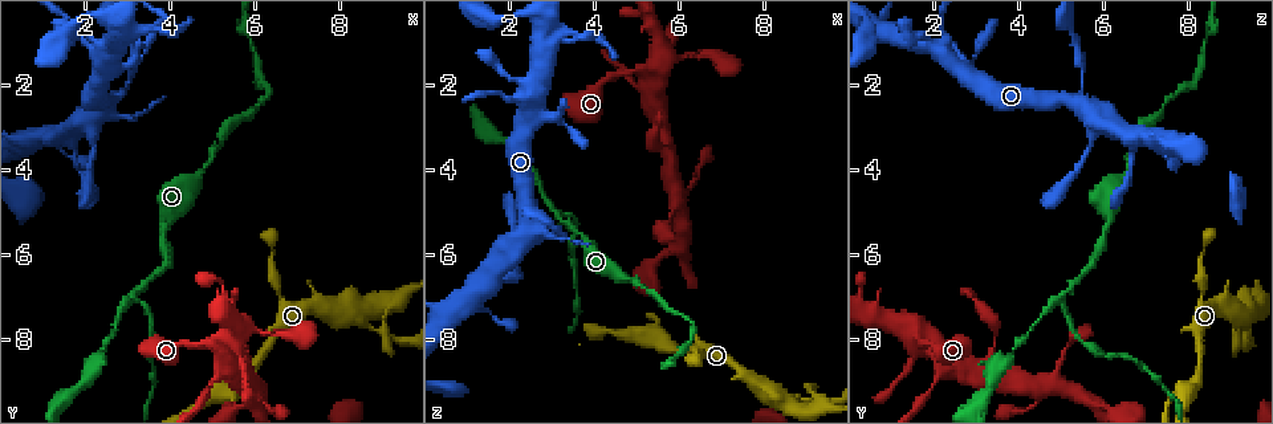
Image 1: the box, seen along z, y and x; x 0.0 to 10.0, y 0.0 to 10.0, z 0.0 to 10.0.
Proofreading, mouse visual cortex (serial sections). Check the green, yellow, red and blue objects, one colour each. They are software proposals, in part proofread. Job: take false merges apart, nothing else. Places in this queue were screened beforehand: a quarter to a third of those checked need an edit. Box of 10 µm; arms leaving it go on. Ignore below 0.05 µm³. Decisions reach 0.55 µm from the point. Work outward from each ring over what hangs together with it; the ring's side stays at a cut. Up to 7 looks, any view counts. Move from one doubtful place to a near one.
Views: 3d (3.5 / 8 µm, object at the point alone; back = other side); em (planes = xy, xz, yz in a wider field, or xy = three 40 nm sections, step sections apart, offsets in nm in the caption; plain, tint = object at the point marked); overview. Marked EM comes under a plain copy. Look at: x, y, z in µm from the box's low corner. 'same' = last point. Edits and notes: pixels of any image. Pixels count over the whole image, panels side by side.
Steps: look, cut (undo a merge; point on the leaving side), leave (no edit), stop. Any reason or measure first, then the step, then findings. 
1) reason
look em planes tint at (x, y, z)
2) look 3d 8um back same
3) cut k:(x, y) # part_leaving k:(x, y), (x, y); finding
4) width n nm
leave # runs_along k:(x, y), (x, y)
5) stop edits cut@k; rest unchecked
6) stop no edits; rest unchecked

a fork
look 3d 8um back at (3.15, 7.00, 5.10)

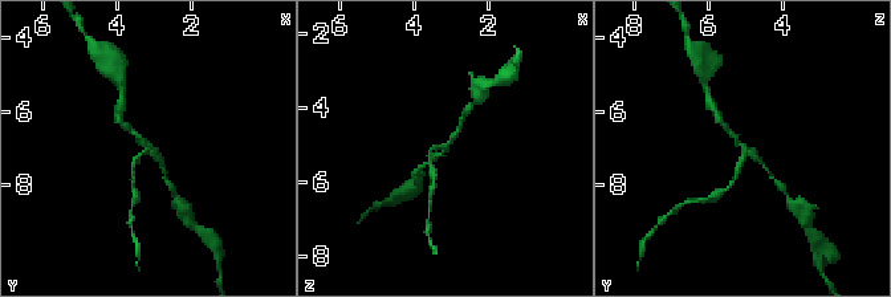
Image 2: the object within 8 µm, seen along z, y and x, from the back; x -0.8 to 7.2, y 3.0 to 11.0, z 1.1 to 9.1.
arms 3; arm_widths 150, 150, 150 nm
look em xy step 5 tint same

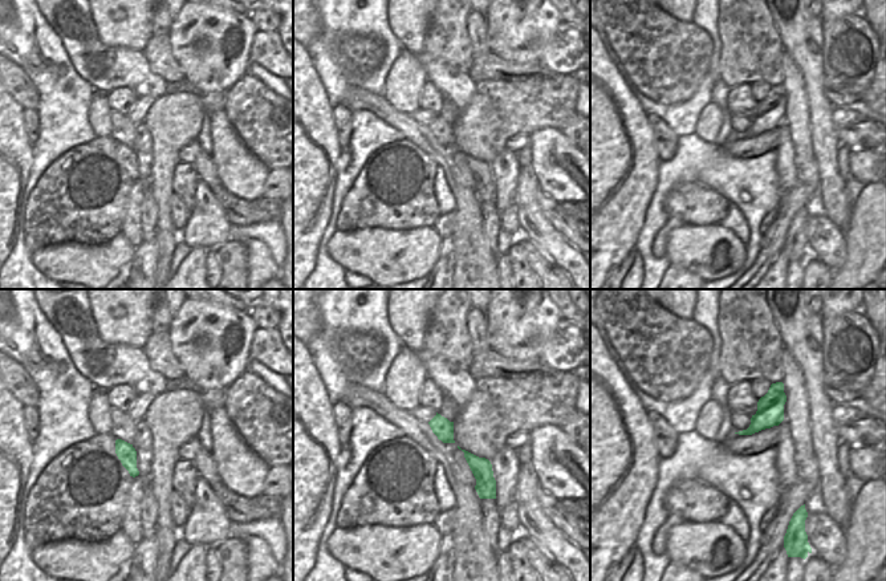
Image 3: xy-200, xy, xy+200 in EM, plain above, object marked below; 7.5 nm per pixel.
cut 2:(737, 170) # a second cell is stuck on

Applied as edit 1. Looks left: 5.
three arms meet
look 3d 3.5um at (2.50, 2.40, 5.45)

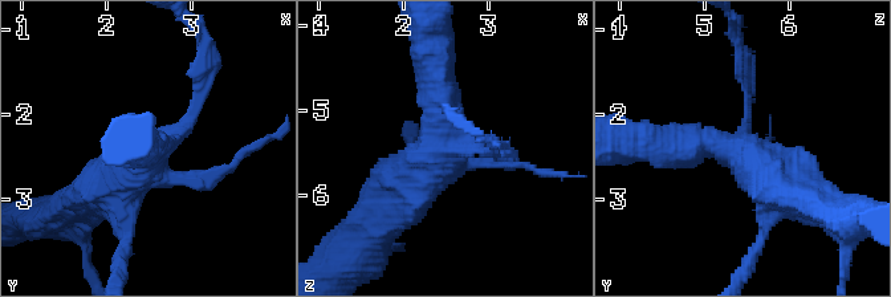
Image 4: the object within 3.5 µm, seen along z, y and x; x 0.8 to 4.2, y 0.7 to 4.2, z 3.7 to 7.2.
now the EM
look em xy step 1 tint at (2.45, 2.45, 5.45)

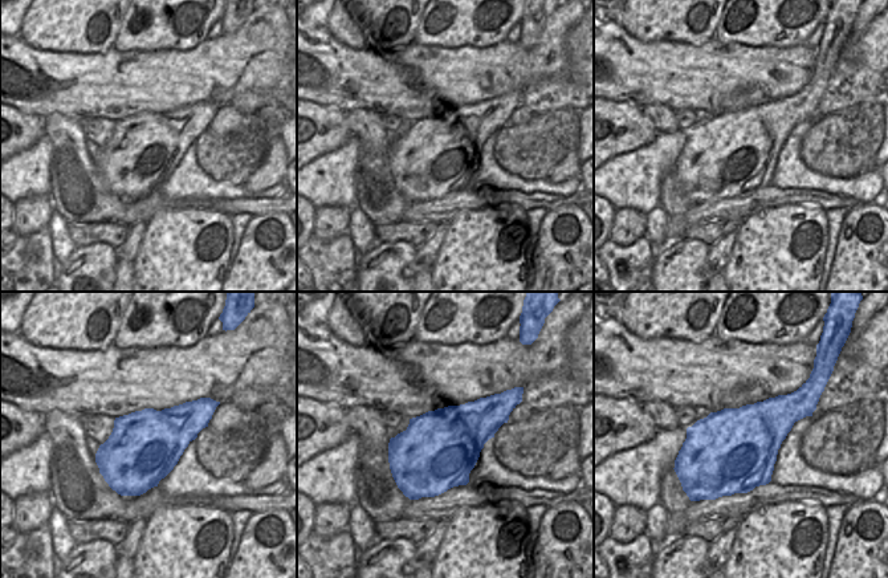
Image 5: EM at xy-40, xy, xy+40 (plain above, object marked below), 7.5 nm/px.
look em xy step 2 tint same

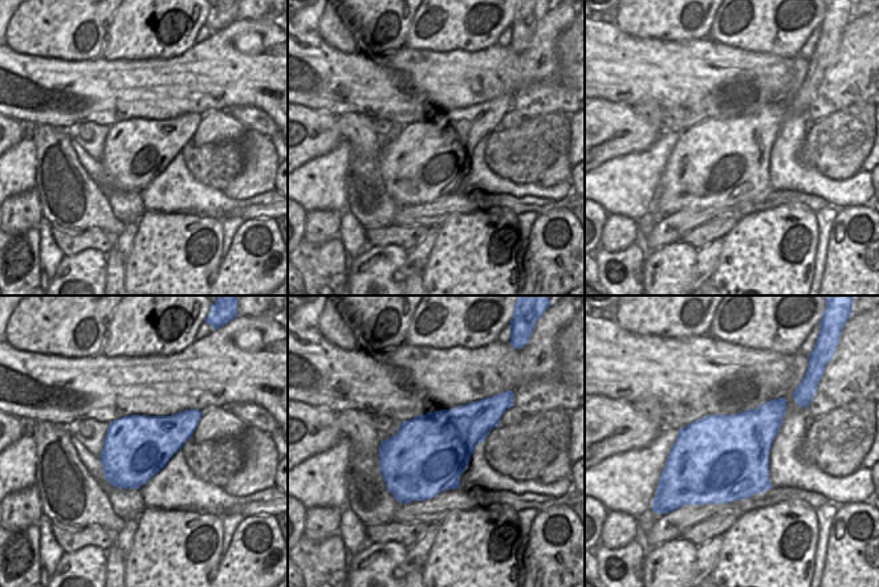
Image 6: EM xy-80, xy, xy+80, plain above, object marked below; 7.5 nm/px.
width 600 nm
leave # runs_along 4:(658, 146), (743, 150), (801, 195); one cell here

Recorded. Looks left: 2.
a narrow waist
look 3d 8um at (5.15, 3.35, 6.75)

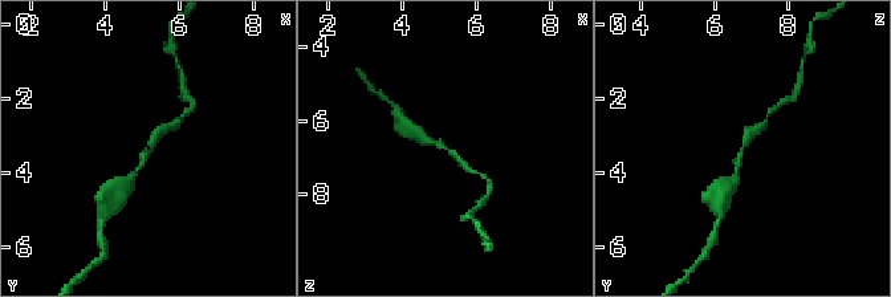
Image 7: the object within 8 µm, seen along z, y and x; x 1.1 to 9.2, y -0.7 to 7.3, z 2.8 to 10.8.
arm_widths 150, 200 nm; need the tissue
look em xy step 1 tint same

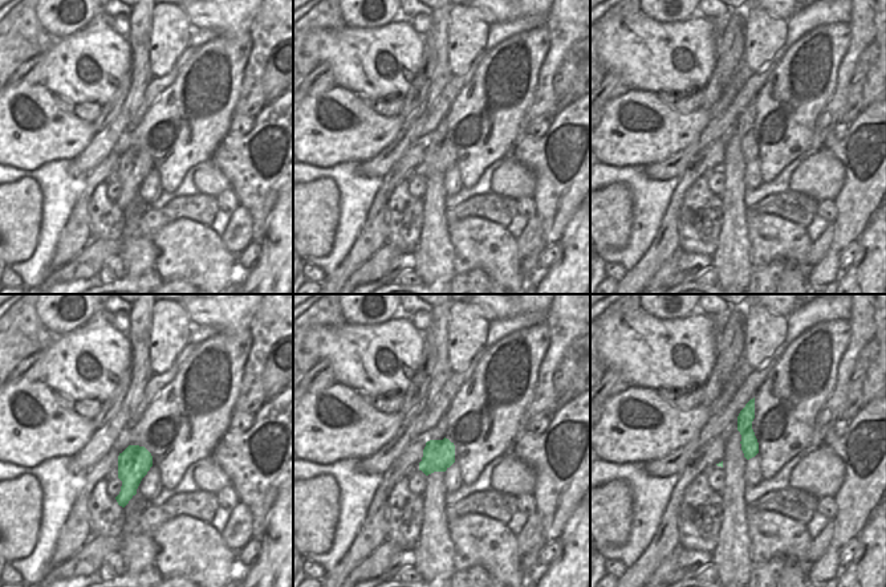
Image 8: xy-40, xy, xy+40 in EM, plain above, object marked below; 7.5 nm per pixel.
leave # runs_along 7:(129, 179), (157, 138), (174, 125); all the same cell

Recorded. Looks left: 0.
stop edits cut@2; rest unchecked

